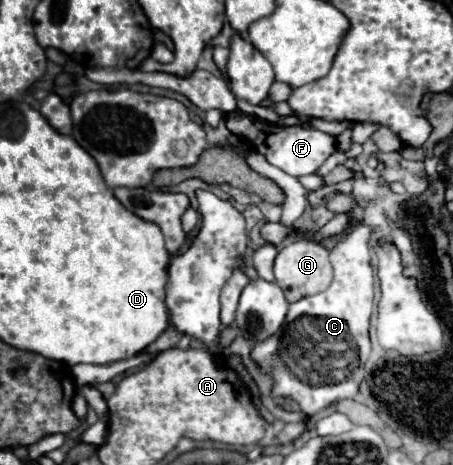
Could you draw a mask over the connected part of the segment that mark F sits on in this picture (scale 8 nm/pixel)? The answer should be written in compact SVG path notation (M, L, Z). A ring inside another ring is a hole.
M231 114L231 116L225 118L225 122L227 122L227 128L233 134L245 136L253 144L253 148L257 152L261 152L261 154L267 156L267 160L273 166L281 168L283 172L287 172L291 176L313 174L337 150L333 136L329 136L325 132L319 132L319 130L313 130L313 128L305 128L305 126L283 128L283 126L259 122L253 116L249 116L249 114Z

